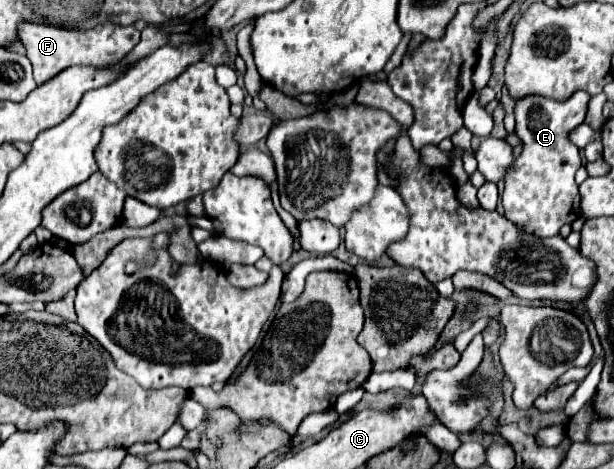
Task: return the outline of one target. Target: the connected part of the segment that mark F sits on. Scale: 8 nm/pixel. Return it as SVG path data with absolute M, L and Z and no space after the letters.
M101 22L93 30L75 30L59 28L49 24L19 24L17 40L25 48L25 56L33 64L33 76L37 84L51 80L55 74L69 66L97 66L105 68L125 58L129 50L139 44L139 32L135 28L125 28L113 22Z

